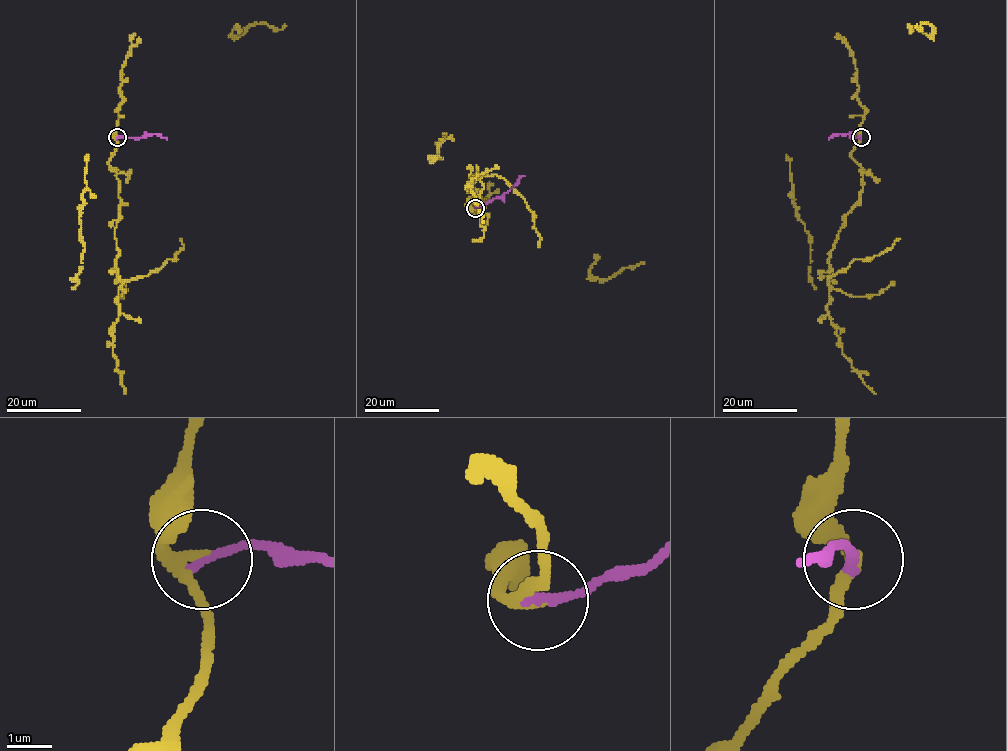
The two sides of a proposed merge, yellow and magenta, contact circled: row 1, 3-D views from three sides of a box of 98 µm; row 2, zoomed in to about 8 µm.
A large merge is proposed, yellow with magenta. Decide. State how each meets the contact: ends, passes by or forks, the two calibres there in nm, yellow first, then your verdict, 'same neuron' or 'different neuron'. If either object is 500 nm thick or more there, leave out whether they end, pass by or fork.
yellow passes by; magenta ends there; 240 nm thick on the yellow side, 220 nm on the other; different neuron

